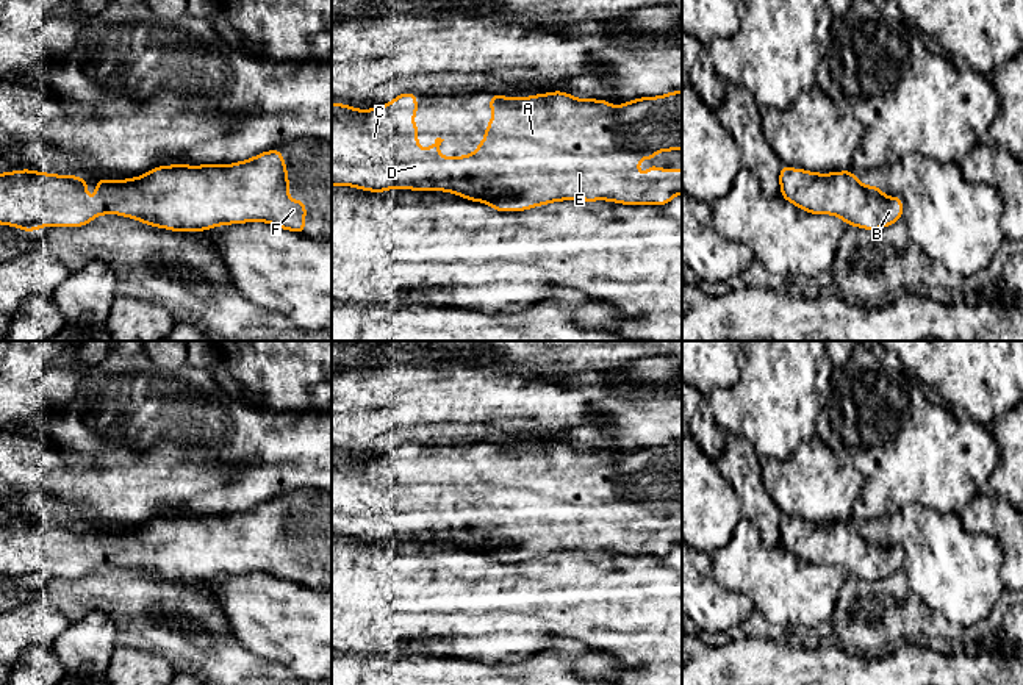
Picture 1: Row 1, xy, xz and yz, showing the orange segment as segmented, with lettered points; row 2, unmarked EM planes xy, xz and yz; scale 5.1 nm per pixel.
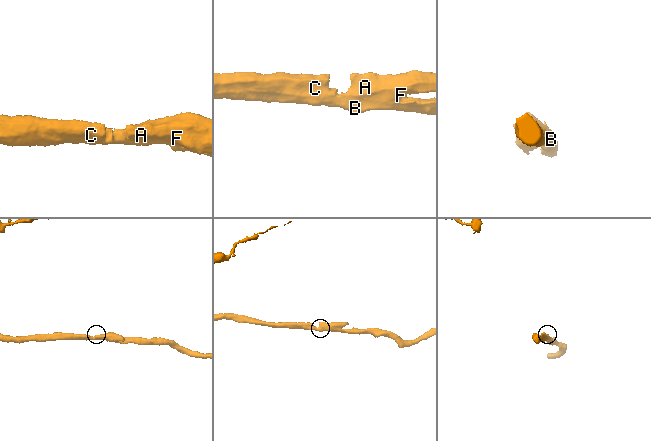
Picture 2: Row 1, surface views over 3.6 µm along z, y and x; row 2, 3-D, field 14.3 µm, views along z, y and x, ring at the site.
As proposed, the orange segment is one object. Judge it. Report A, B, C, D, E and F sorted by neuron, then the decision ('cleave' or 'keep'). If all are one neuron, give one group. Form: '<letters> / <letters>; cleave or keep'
A B C D E F; keep

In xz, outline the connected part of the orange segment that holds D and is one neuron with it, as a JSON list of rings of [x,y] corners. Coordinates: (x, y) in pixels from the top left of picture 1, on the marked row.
[[[554,91],[551,94],[537,94],[533,97],[501,97],[490,94],[490,108],[493,111],[493,120],[486,124],[486,133],[483,141],[479,144],[477,150],[466,156],[440,156],[440,145],[444,139],[436,138],[432,147],[418,150],[418,125],[411,120],[418,114],[416,94],[400,94],[386,105],[377,106],[374,109],[357,109],[344,103],[332,105],[332,186],[349,185],[357,189],[366,189],[371,192],[385,192],[389,188],[404,188],[415,191],[438,189],[454,192],[468,200],[485,202],[496,211],[522,211],[535,208],[538,205],[546,205],[558,200],[610,200],[615,203],[638,205],[668,205],[676,194],[682,194],[682,169],[657,169],[654,164],[648,167],[644,177],[638,175],[638,160],[640,158],[655,158],[662,150],[680,150],[682,149],[682,92],[673,91],[660,97],[643,97],[637,100],[626,102],[621,106],[612,106],[608,100],[580,100],[566,92]]]

